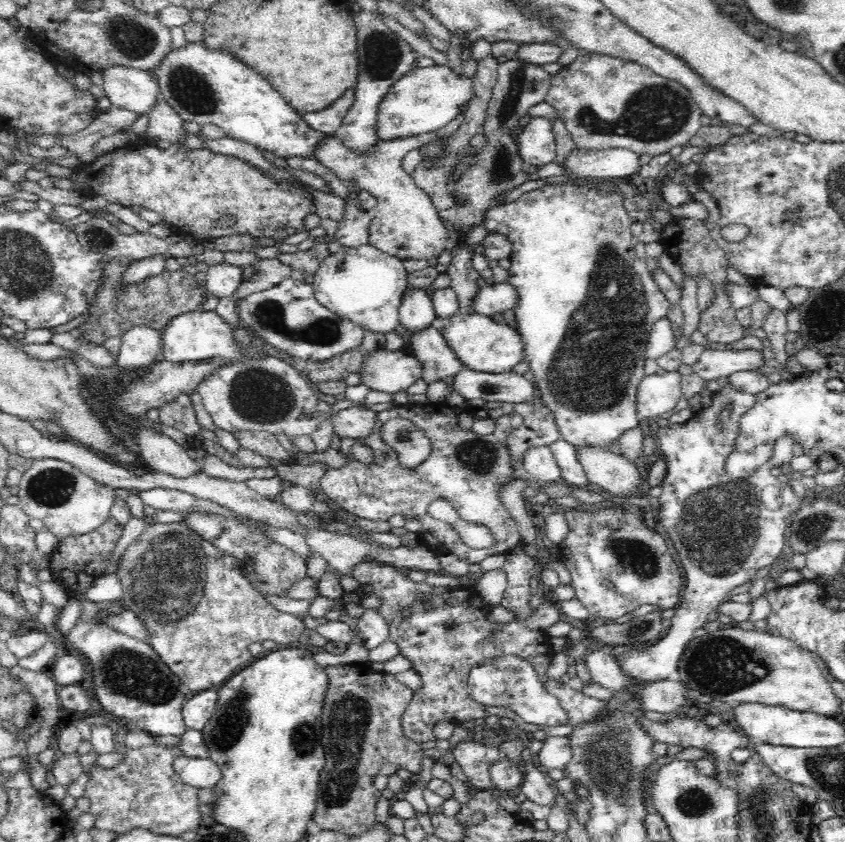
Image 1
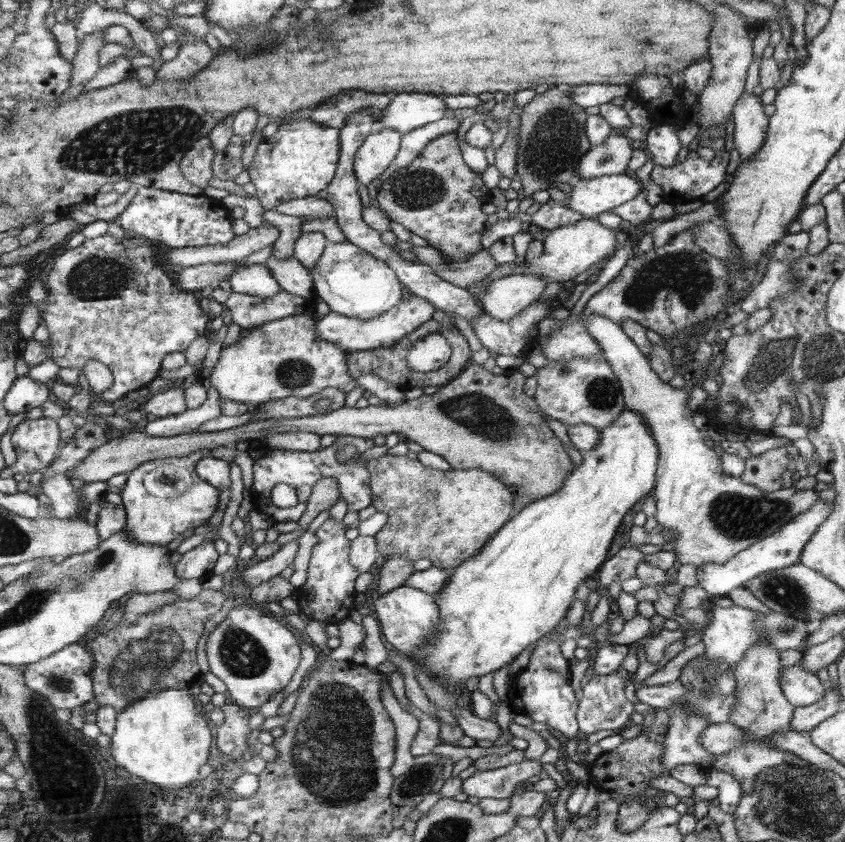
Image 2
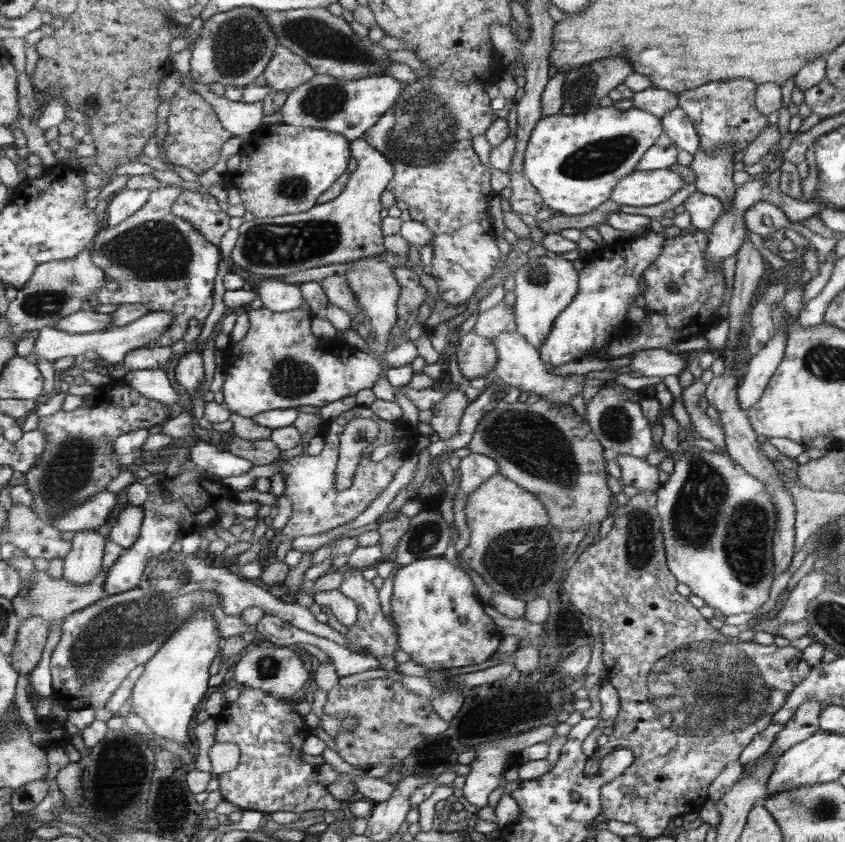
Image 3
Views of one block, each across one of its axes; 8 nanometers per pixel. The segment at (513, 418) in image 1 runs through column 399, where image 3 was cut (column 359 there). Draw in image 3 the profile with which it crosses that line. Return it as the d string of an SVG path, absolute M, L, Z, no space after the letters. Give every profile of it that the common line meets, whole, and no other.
M356 405L352 409L343 412L334 420L330 420L322 426L321 434L325 440L323 450L318 455L296 455L282 465L284 479L284 491L282 498L286 498L292 504L292 515L284 528L280 530L283 536L296 538L300 536L315 536L329 532L355 520L370 504L386 491L387 486L394 480L396 471L404 463L406 456L411 456L412 441L420 436L410 426L405 426L401 420L388 421L380 417L375 418L379 426L379 434L382 442L394 442L399 452L392 452L378 462L370 460L370 456L362 455L350 488L344 491L335 490L336 467L339 459L339 438L344 427L353 418L375 418L367 407Z

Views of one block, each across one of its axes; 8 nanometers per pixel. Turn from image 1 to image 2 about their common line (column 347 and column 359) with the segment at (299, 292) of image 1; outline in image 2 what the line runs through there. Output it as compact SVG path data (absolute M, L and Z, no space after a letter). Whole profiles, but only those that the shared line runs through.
M404 288L404 297L399 304L386 311L383 315L376 316L370 320L360 320L350 318L340 313L332 312L324 316L314 316L318 336L322 340L328 340L332 344L338 344L338 348L342 348L344 352L362 352L364 350L374 350L374 348L390 348L394 346L400 338L406 338L408 334L412 334L416 328L420 328L424 322L431 319L433 306L428 300L409 293Z

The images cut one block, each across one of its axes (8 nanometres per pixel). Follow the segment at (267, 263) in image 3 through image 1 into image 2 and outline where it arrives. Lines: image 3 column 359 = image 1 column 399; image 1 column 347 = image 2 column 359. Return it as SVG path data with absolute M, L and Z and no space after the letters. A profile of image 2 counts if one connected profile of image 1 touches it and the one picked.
M378 127L365 138L353 163L359 183L368 186L375 177L390 168L401 149L402 135L396 129Z

